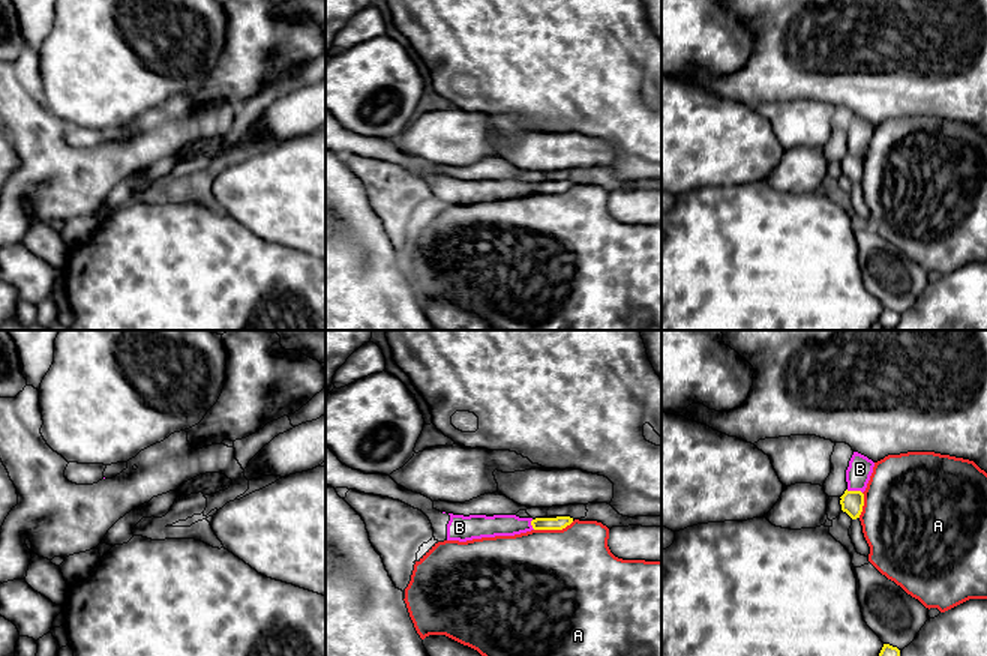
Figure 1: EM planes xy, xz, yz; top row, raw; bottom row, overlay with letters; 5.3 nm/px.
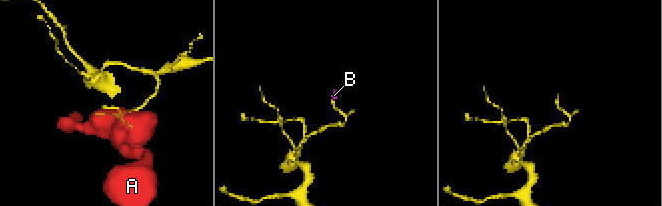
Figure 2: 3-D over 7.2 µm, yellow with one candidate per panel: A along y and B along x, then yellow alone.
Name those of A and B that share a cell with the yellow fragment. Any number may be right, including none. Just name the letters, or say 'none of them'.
none of them

